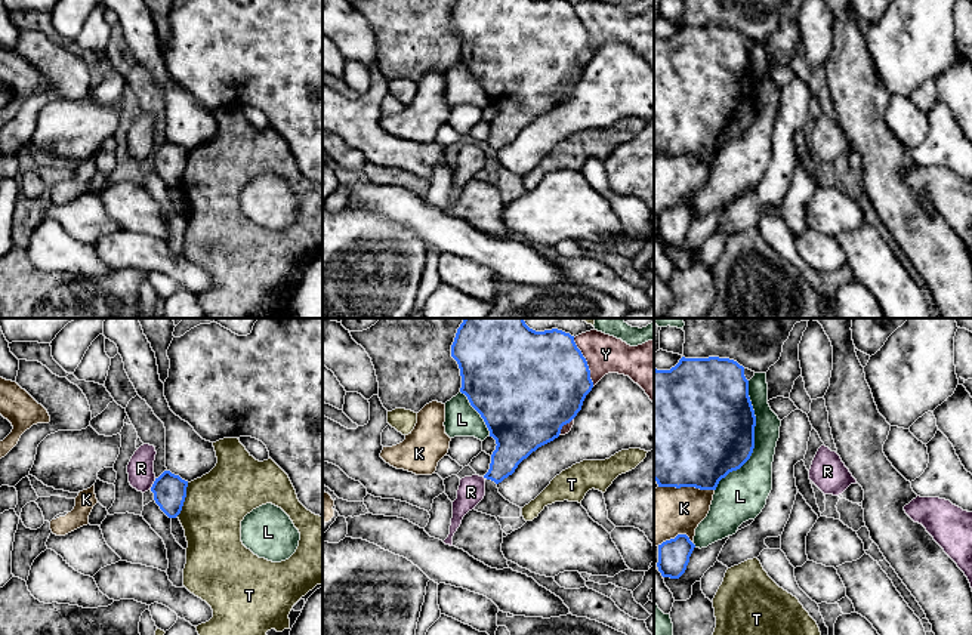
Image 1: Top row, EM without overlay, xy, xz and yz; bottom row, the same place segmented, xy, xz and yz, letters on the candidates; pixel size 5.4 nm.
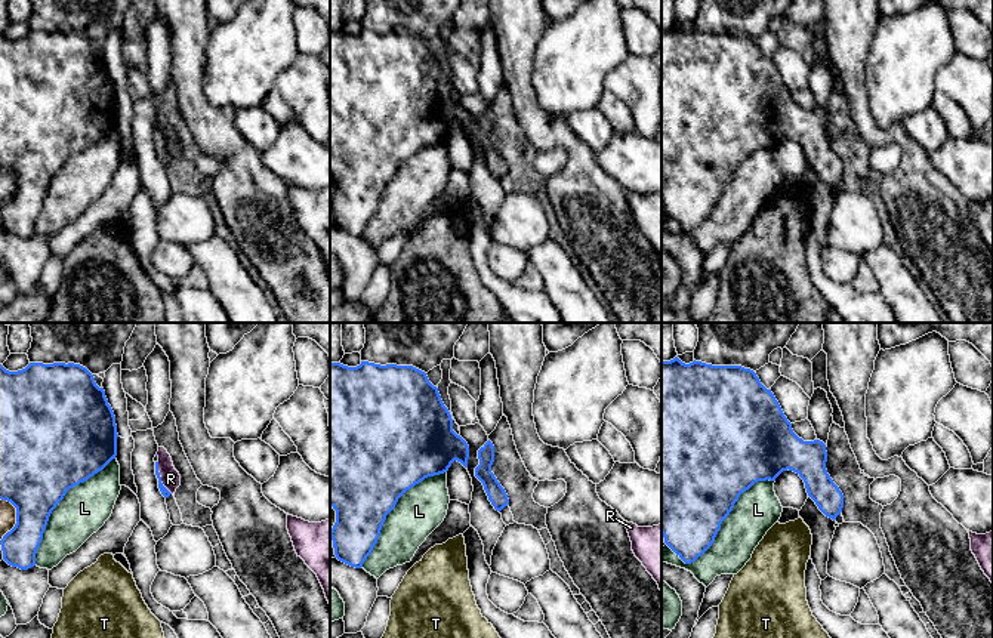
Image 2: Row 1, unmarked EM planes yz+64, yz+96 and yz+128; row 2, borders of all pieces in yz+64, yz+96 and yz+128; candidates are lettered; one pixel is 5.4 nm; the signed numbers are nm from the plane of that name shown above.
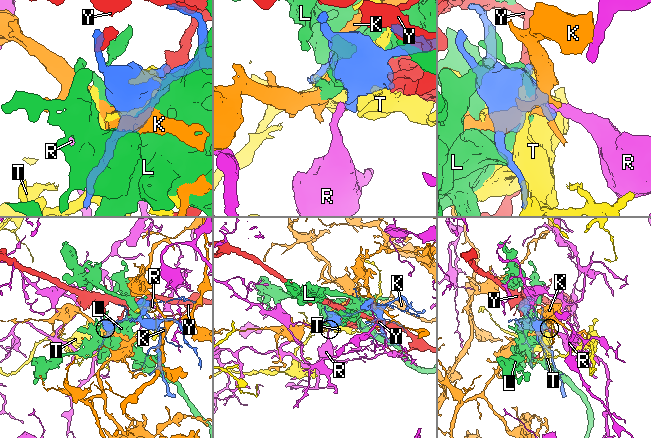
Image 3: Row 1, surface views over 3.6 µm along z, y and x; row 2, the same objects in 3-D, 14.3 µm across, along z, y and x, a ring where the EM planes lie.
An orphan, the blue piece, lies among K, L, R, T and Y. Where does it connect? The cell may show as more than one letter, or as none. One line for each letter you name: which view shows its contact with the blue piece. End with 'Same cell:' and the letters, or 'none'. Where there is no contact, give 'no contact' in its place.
R: meets blue in xy
Same cell: R

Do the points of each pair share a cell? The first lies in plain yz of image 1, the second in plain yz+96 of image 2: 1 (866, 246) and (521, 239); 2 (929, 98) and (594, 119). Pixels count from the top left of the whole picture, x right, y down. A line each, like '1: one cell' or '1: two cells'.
1: two cells
2: two cells

